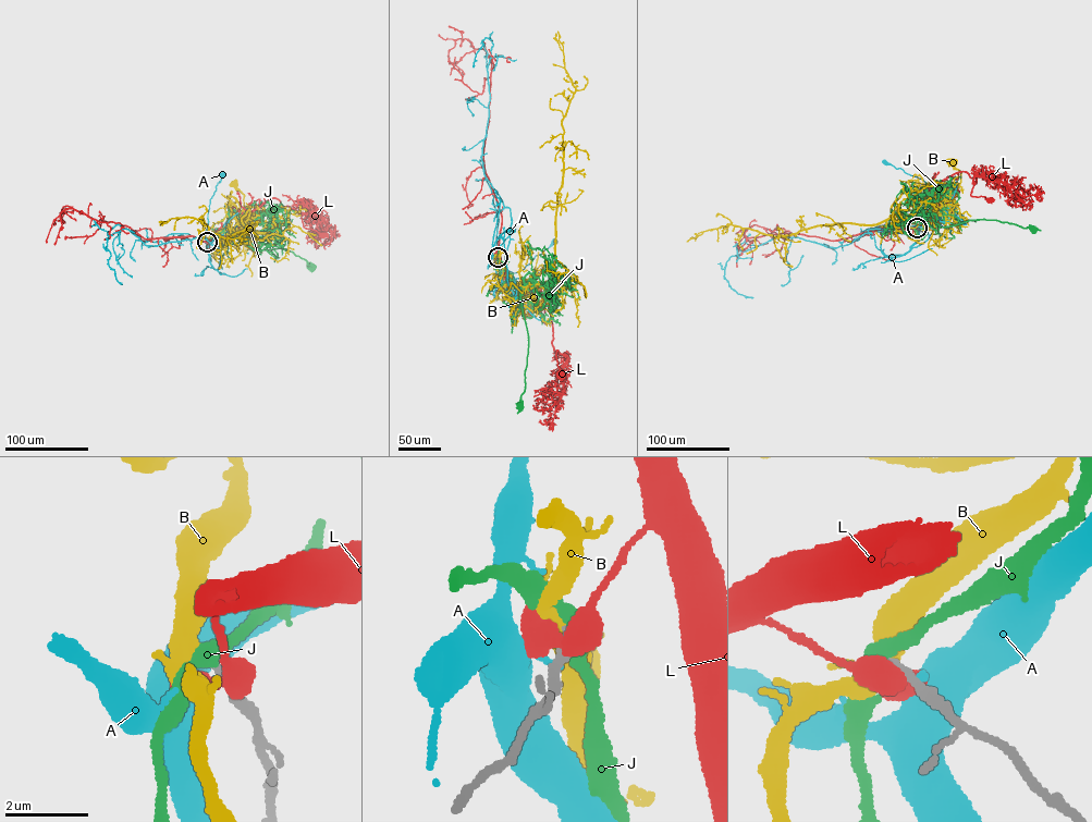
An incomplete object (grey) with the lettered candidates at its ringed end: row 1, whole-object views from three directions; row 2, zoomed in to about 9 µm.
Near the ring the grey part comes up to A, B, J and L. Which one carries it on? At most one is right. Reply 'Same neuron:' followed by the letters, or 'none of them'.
Same neuron: B

